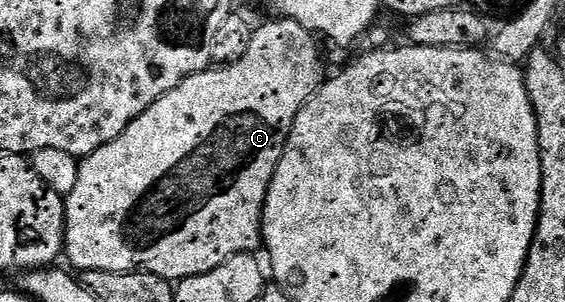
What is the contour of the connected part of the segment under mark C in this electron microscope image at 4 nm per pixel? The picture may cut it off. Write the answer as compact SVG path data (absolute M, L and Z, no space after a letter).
M270 18L267 24L259 23L254 30L252 46L248 46L248 54L244 54L240 62L211 66L204 72L197 72L184 78L180 86L168 90L168 94L164 94L152 106L148 106L148 110L144 110L140 118L130 123L128 130L120 134L120 138L100 146L100 150L96 150L90 156L81 157L78 165L80 178L76 180L76 187L72 190L72 194L64 197L66 210L64 256L65 259L70 259L71 266L69 267L78 268L79 273L147 272L165 280L177 282L200 274L208 274L216 270L216 266L228 262L228 258L233 256L257 253L263 247L262 211L268 194L268 186L276 174L276 166L286 149L290 131L296 122L296 114L300 114L302 107L312 99L318 87L324 83L322 56L318 53L317 42L319 43L315 33L309 32L307 28L300 26L294 20Z

